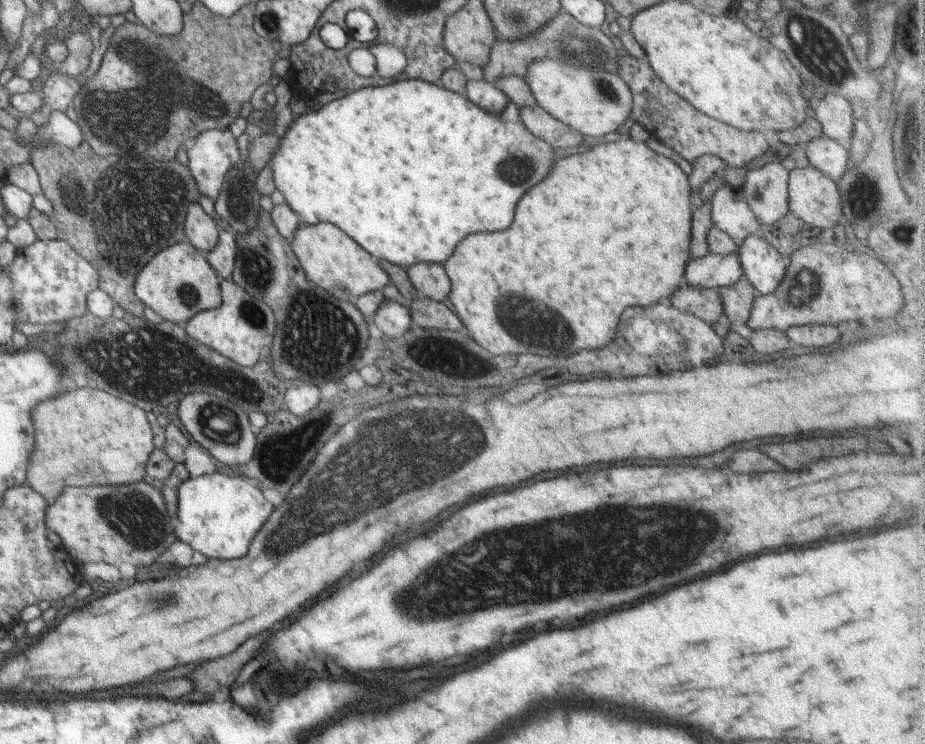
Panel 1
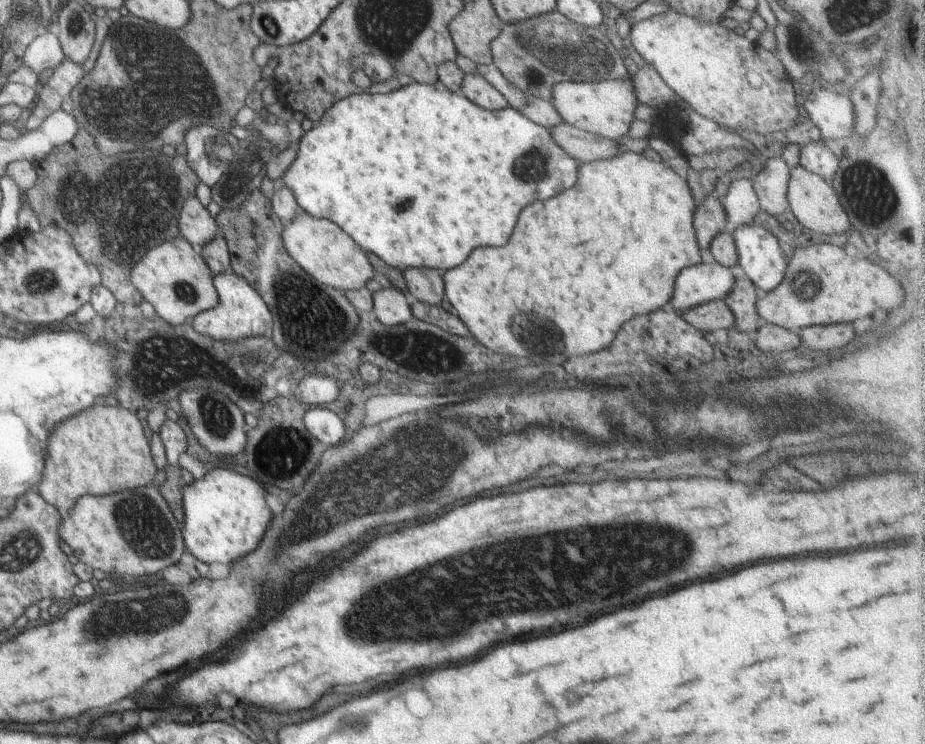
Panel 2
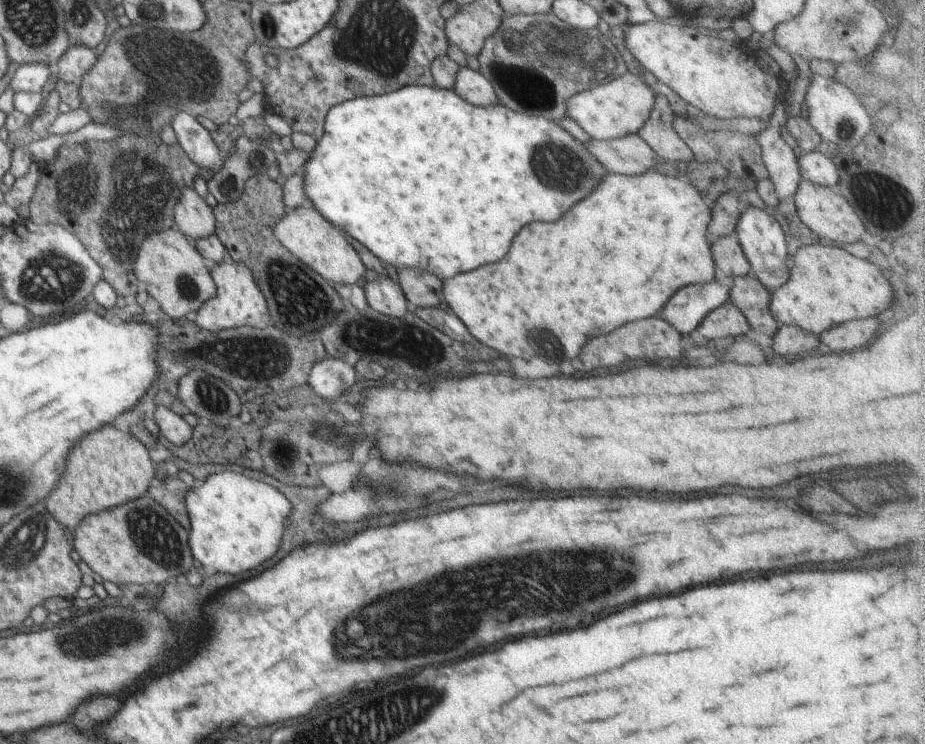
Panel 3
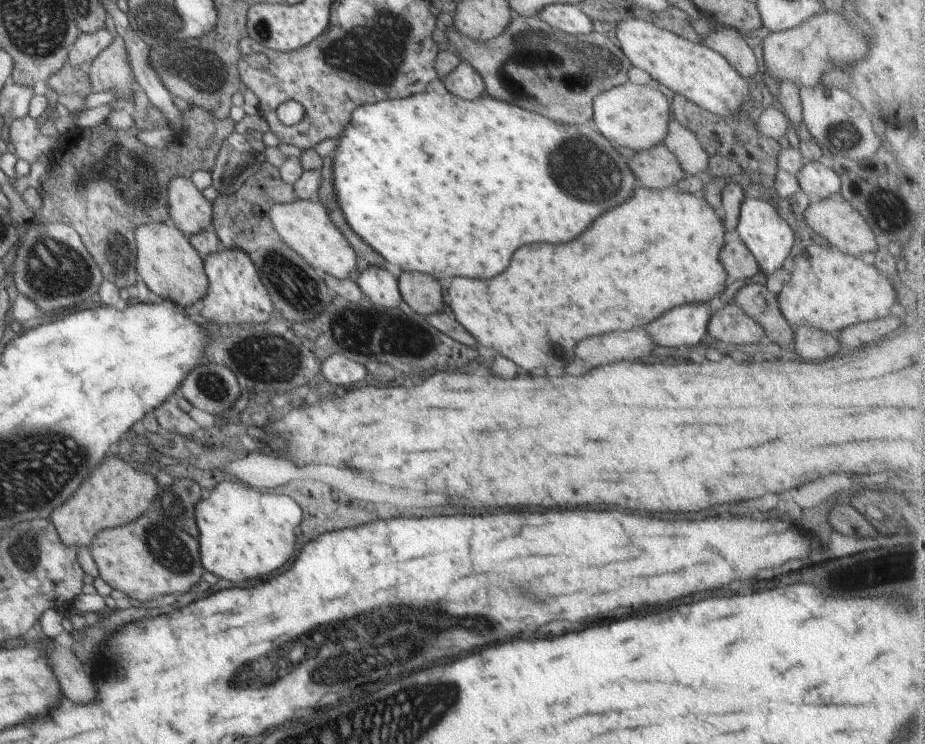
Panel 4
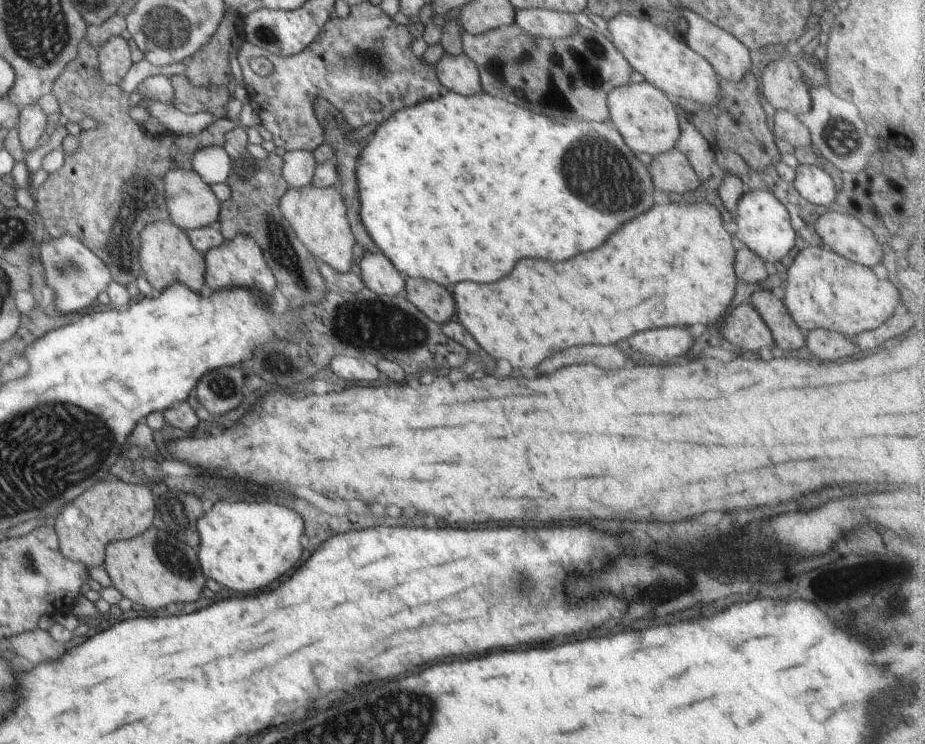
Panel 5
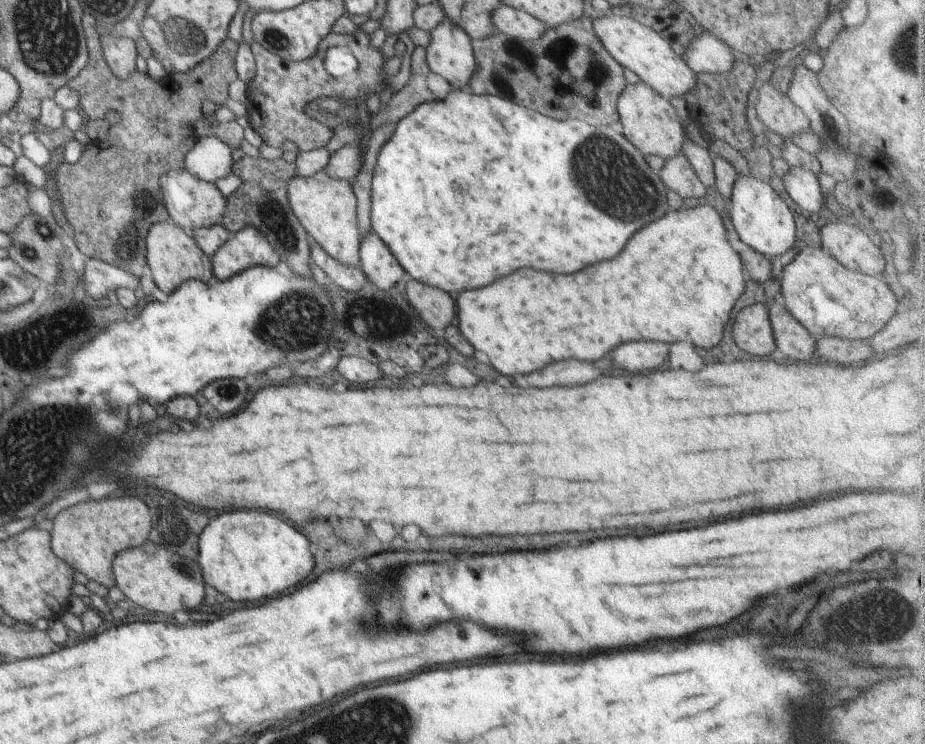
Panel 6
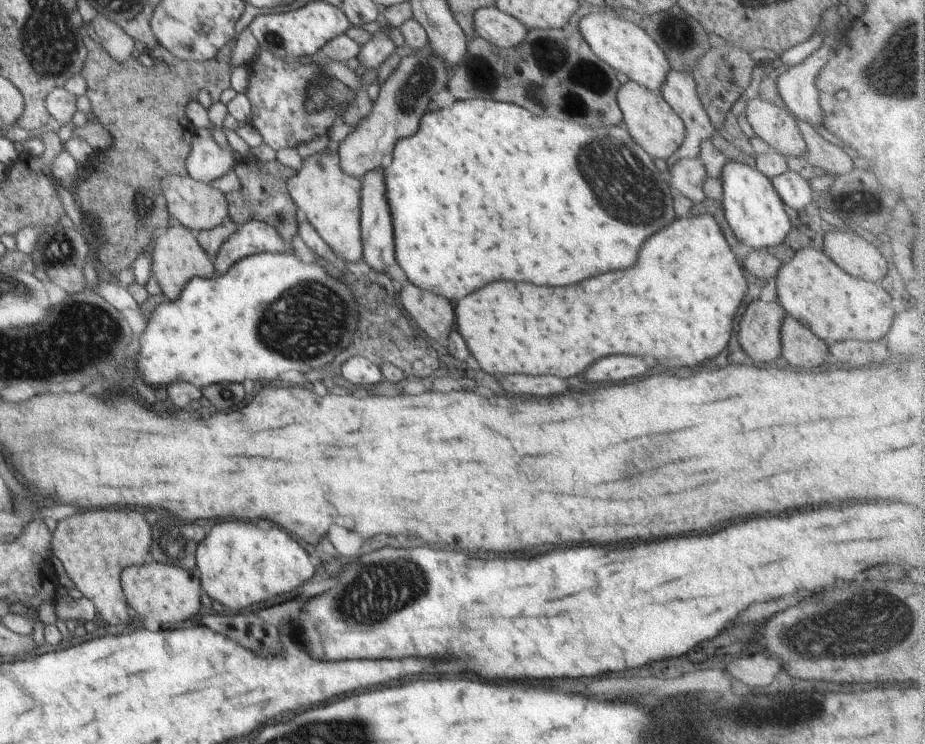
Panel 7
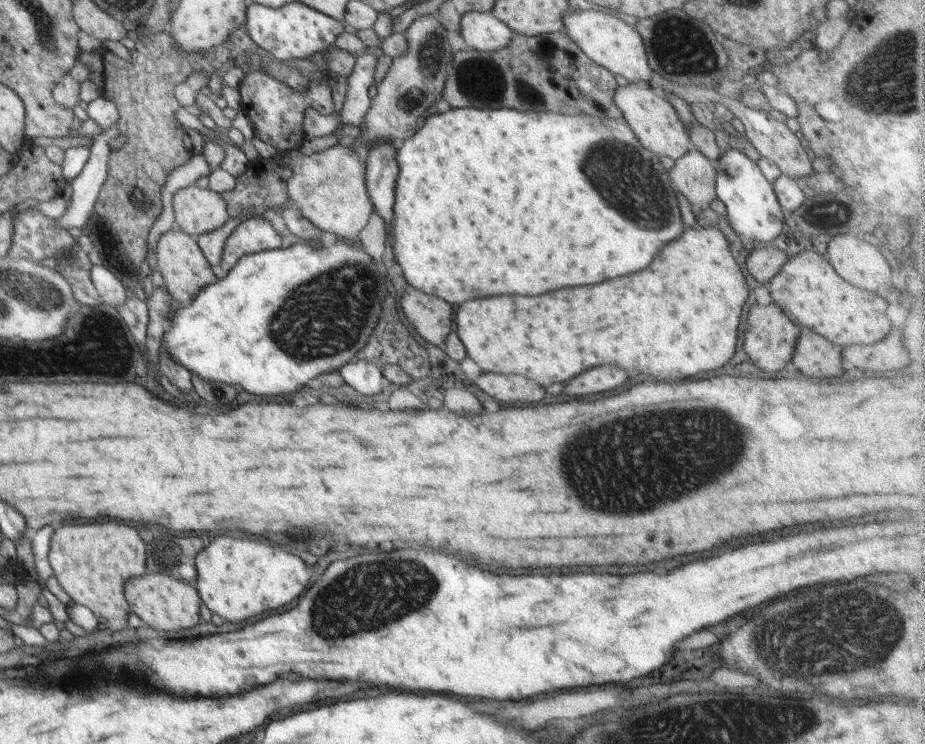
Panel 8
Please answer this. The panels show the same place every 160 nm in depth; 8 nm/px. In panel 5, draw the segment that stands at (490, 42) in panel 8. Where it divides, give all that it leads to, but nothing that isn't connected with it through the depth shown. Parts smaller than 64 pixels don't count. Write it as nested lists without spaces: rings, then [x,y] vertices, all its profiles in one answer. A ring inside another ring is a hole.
[[[517,9],[514,24],[532,36],[554,39],[566,38],[580,27],[574,15],[548,9]]]

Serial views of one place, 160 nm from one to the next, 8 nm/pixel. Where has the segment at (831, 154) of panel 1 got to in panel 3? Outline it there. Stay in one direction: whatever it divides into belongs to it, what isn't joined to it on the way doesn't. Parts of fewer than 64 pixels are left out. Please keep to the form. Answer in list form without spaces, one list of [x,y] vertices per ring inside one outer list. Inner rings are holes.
[[[818,150],[804,153],[804,156],[799,158],[799,169],[801,176],[807,181],[837,189],[836,184],[839,182],[837,166],[832,159]]]

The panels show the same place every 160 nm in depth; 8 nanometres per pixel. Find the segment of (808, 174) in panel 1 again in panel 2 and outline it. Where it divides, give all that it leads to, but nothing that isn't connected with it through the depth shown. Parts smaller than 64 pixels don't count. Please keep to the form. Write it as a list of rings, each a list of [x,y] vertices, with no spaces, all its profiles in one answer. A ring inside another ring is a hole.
[[[802,165],[789,169],[790,178],[787,190],[788,204],[796,218],[800,230],[810,229],[818,234],[844,234],[850,228],[850,219],[844,211],[838,193],[831,183],[826,182],[821,176],[806,170]]]

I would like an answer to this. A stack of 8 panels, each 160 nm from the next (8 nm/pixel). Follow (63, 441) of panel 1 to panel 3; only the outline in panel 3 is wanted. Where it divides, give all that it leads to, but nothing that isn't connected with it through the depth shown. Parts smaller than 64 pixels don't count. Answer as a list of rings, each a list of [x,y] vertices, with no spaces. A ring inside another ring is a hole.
[[[104,425],[96,434],[90,434],[68,456],[68,470],[60,478],[57,487],[48,495],[48,512],[61,524],[76,530],[88,515],[97,515],[108,509],[115,509],[128,501],[135,501],[149,494],[156,503],[164,504],[162,496],[166,488],[155,483],[154,462],[148,449],[132,434],[124,433],[110,425]]]

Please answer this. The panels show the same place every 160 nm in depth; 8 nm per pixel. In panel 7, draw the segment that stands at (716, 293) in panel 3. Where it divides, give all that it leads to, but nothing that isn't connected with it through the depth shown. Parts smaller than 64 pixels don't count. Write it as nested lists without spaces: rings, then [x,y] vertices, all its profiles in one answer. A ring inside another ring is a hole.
[[[608,356],[602,358],[598,362],[594,362],[590,366],[590,374],[588,370],[584,372],[584,380],[596,384],[596,382],[624,382],[636,376],[646,374],[648,366],[644,364],[642,358],[636,356]]]

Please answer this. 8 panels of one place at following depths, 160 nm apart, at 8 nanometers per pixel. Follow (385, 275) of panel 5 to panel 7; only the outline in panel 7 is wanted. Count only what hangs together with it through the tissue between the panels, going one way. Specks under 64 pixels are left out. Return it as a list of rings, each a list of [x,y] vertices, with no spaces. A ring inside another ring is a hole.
[[[383,167],[362,178],[361,191],[361,214],[360,214],[360,236],[362,238],[363,257],[362,259],[374,270],[382,275],[387,269],[396,263],[395,239],[392,226],[392,217],[388,210],[388,200],[386,200],[386,184],[384,184]]]

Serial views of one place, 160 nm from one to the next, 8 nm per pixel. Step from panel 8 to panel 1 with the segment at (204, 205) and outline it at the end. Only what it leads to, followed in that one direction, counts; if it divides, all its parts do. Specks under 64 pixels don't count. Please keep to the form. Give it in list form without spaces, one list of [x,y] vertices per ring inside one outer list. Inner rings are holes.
[[[199,202],[190,204],[185,218],[186,240],[200,252],[207,254],[216,246],[219,231],[215,220],[204,212]]]

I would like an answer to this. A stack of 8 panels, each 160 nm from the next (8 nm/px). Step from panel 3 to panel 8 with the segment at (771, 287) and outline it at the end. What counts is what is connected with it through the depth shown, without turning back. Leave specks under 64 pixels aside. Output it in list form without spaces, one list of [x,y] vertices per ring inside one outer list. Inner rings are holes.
[[[730,149],[720,153],[715,162],[717,183],[715,191],[718,200],[724,203],[731,227],[742,238],[751,242],[771,242],[780,234],[787,215],[781,209],[771,182],[762,174],[758,165],[738,149]]]

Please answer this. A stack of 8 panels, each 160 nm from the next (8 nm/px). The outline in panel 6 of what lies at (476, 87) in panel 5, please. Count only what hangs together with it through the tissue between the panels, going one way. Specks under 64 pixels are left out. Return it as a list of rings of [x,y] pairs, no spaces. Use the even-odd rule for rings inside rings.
[[[445,14],[425,48],[433,77],[448,81],[458,91],[469,84],[477,66],[471,40],[461,25],[456,26]]]

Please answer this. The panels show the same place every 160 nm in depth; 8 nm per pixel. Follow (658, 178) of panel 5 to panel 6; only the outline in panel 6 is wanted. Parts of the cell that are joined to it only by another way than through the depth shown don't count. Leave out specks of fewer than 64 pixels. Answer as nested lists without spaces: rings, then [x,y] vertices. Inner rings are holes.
[[[682,152],[674,158],[666,160],[664,166],[658,172],[658,176],[667,189],[673,190],[682,199],[698,199],[706,196],[707,189],[702,185],[690,162]]]

